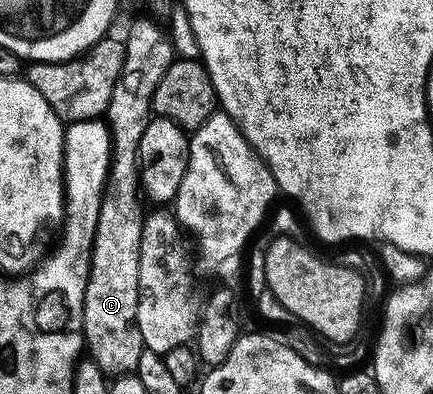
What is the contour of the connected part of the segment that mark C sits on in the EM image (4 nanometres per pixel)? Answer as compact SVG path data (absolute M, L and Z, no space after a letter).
M142 16L130 28L129 35L124 35L123 41L123 68L115 84L115 92L111 92L111 104L104 113L113 141L113 155L109 160L105 192L101 195L99 224L95 228L83 304L87 354L107 376L132 375L139 364L139 356L146 350L137 327L139 244L145 223L145 214L141 210L143 191L137 149L151 117L155 88L159 88L163 72L167 72L167 68L175 61L170 35L148 16Z

